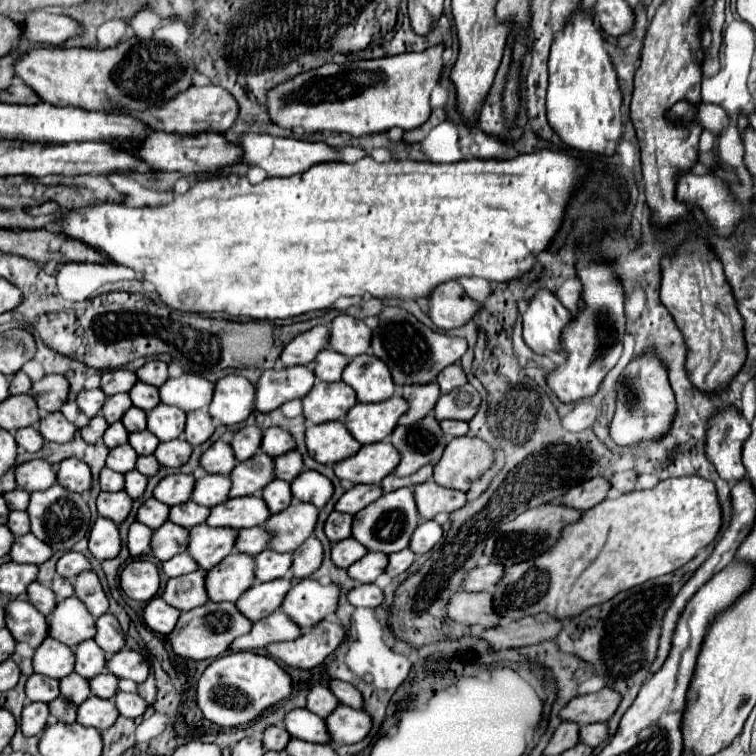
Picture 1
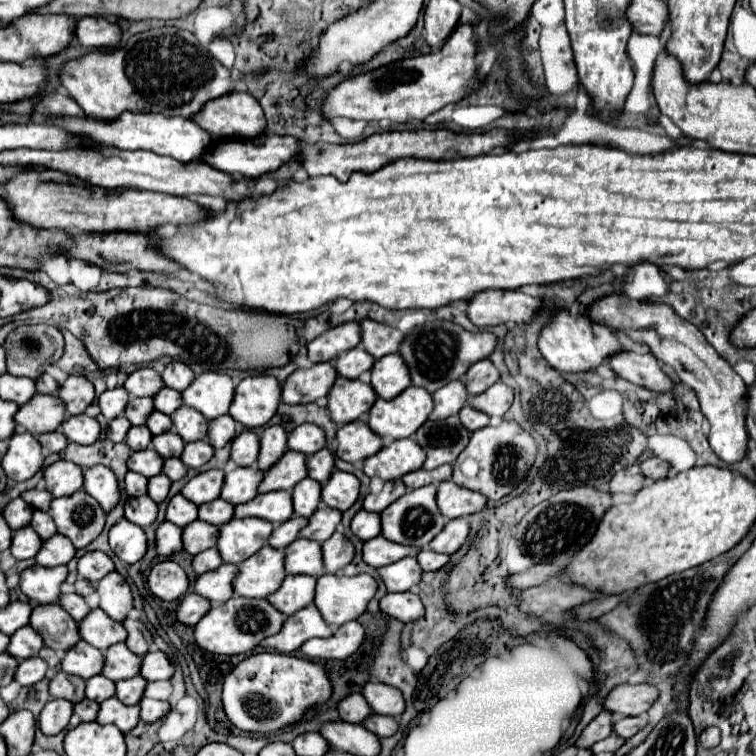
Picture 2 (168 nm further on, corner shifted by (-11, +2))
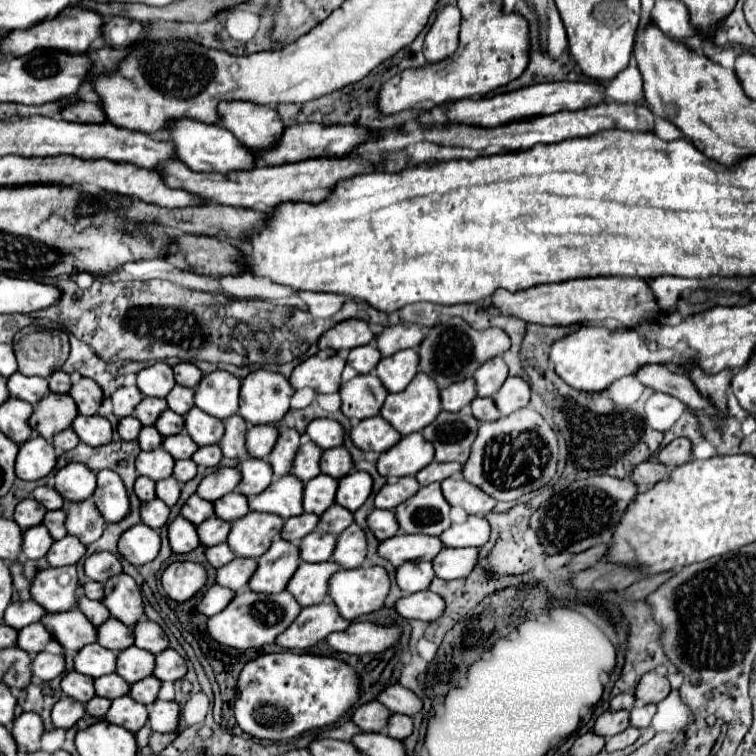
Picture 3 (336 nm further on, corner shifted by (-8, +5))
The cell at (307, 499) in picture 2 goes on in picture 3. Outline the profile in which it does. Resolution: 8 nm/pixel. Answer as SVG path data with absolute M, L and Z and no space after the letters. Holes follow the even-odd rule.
M320 474L308 480L304 488L304 512L324 514L334 504L336 490L338 490L338 480L332 476Z

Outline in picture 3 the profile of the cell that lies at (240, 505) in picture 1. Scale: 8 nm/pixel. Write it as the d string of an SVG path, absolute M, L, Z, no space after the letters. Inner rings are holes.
M292 474L274 480L262 494L250 498L250 510L278 514L282 518L300 516L302 508L302 494L304 482Z

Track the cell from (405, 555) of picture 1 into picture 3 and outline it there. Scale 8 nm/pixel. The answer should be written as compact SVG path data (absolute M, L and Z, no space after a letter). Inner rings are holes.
M444 548L434 560L436 576L442 580L458 580L472 574L478 566L480 550L478 548Z

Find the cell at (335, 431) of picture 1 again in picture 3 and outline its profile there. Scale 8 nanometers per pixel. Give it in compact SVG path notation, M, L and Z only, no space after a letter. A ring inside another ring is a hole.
M380 416L368 418L368 420L360 420L352 432L352 442L360 448L360 450L368 450L368 452L376 452L382 454L386 450L390 450L396 442L400 442L400 434L388 426L388 422Z

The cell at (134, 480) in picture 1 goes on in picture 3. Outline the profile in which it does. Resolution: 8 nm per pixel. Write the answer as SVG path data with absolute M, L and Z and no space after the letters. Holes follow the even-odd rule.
M166 478L164 482L156 482L156 496L164 500L168 506L174 506L180 498L180 482L176 478Z

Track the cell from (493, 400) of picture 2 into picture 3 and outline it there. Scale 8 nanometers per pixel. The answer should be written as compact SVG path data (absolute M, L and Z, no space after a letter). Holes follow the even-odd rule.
M508 376L504 386L500 388L500 392L494 396L494 402L504 416L528 406L528 402L530 402L528 382L518 376Z

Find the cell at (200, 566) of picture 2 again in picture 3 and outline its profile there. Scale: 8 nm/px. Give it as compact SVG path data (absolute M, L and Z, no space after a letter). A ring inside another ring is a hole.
M224 542L224 544L216 544L212 548L206 550L206 558L208 562L214 566L214 568L222 568L226 566L228 562L232 562L236 558L236 554L230 550L230 546Z

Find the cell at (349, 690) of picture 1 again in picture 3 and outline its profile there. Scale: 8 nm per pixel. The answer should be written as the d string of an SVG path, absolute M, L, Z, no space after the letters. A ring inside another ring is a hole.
M394 684L394 686L388 686L380 696L378 700L388 706L388 710L392 710L394 714L406 714L406 716L414 716L422 710L424 702L408 688L400 686L400 684Z

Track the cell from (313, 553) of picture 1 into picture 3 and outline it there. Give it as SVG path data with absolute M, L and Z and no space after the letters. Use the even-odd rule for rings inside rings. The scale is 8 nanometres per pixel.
M352 524L338 536L332 560L340 562L342 568L358 568L366 560L366 534L358 524Z

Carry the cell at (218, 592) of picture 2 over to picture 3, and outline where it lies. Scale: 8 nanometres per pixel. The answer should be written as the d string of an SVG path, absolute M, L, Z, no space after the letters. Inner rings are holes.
M234 558L234 562L222 566L216 572L216 584L238 592L248 584L254 572L256 572L256 558Z

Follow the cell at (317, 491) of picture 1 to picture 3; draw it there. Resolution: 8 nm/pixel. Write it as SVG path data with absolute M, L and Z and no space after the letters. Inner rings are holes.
M350 472L348 476L340 478L336 502L352 512L356 512L372 494L372 476L368 472Z

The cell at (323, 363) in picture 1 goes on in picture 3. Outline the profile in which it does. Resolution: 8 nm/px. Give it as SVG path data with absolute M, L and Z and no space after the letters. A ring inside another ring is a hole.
M364 344L358 348L352 348L348 354L348 364L358 370L360 374L368 374L378 362L380 362L382 354L376 348L376 344Z

